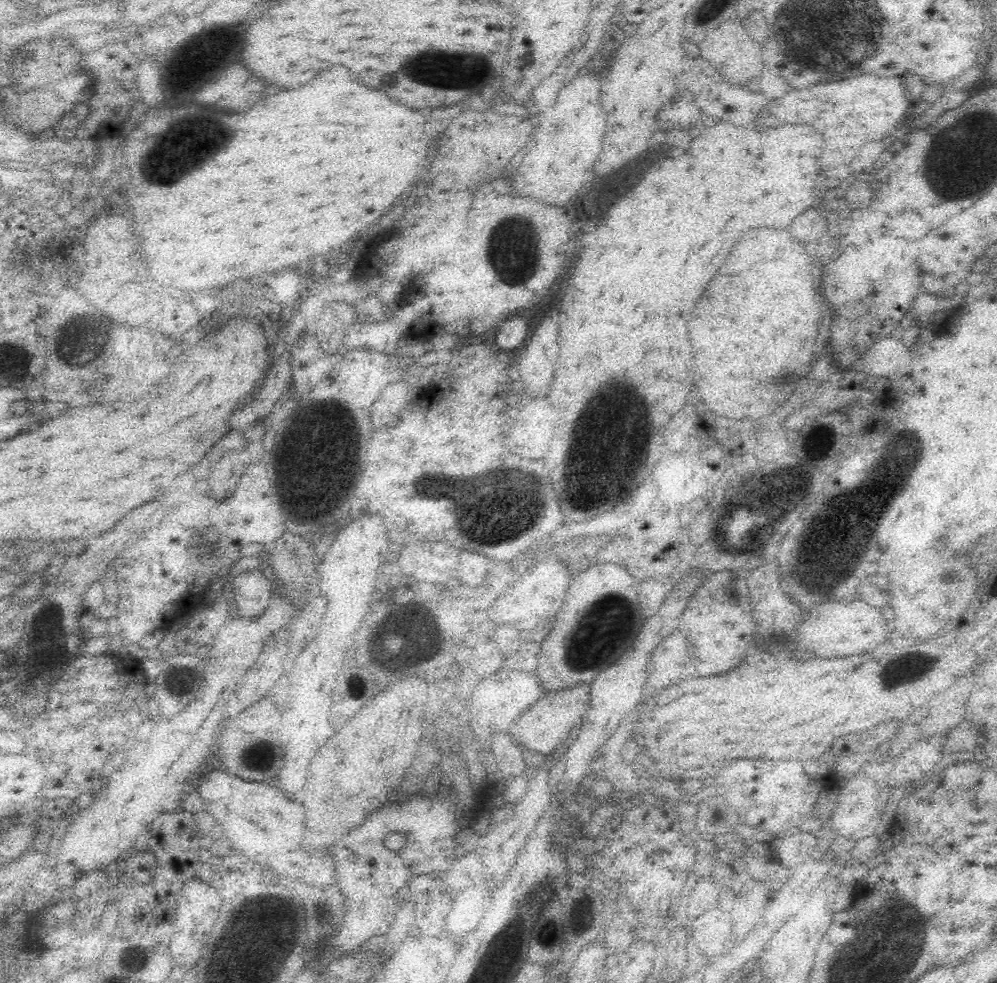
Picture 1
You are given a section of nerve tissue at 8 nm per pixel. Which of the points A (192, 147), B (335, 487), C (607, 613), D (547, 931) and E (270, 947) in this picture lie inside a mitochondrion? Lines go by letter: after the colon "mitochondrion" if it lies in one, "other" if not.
A: mitochondrion
B: mitochondrion
C: mitochondrion
D: mitochondrion
E: mitochondrion

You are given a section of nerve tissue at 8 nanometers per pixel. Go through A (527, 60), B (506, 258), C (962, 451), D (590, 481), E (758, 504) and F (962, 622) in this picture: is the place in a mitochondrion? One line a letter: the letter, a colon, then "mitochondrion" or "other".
A: other
B: mitochondrion
C: other
D: mitochondrion
E: mitochondrion
F: other

